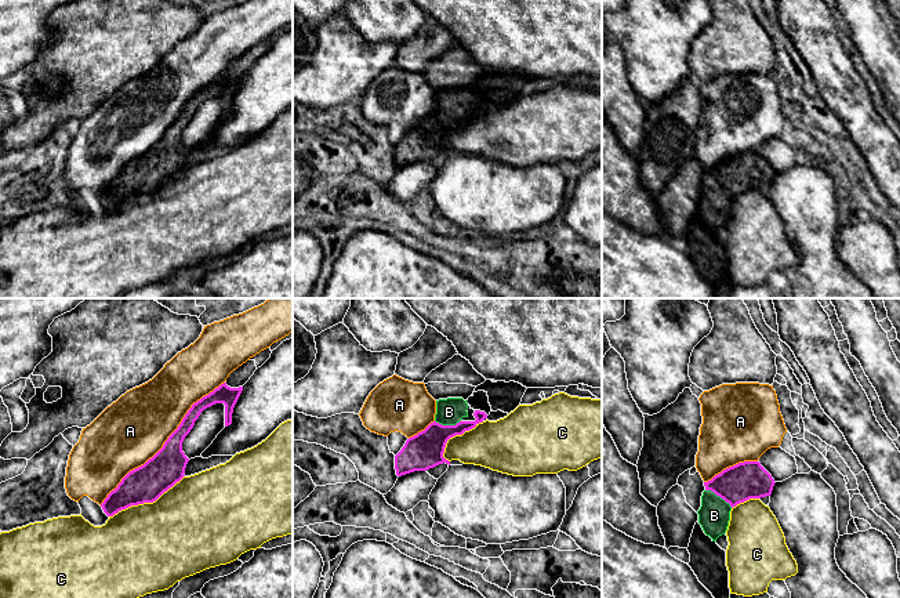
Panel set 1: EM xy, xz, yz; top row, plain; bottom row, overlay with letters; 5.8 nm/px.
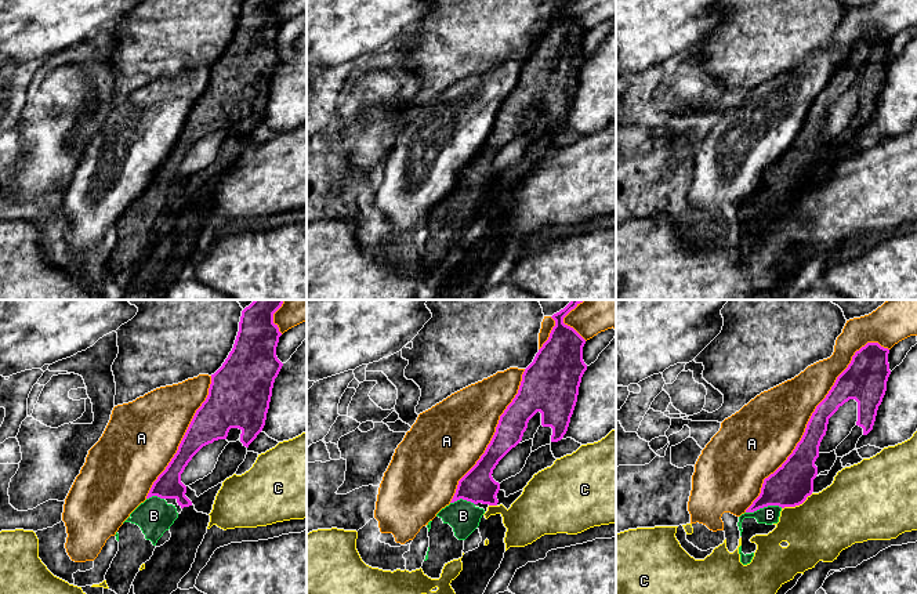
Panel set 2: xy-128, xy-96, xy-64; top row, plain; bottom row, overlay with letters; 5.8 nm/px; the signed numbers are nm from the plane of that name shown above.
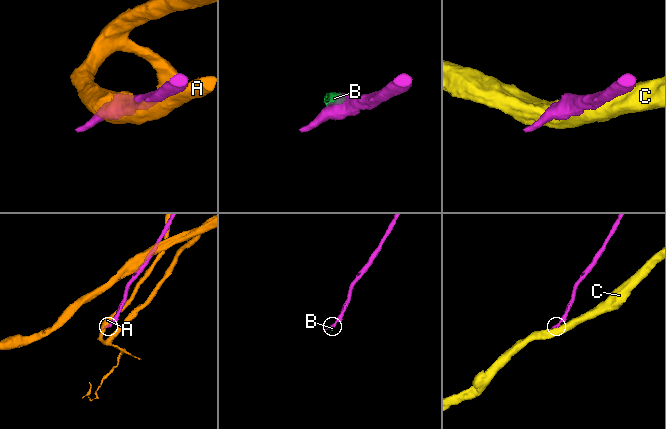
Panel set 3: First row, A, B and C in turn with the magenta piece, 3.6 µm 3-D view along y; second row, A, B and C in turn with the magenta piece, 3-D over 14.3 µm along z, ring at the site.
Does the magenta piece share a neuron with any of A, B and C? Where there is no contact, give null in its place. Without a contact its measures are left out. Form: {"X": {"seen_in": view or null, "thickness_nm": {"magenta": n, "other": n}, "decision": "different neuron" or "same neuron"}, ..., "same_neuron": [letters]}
{"A": {"seen_in": "xy", "thickness_nm": {"magenta": 200, "other": 380}, "decision": "different neuron"}, "B": {"seen_in": "yz", "thickness_nm": {"magenta": 220, "other": 190}, "decision": "same neuron"}, "C": {"seen_in": "xy", "thickness_nm": {"magenta": 220, "other": 480}, "decision": "different neuron"}, "same_neuron": ["B"]}

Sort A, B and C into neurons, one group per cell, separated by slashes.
A / B / C

